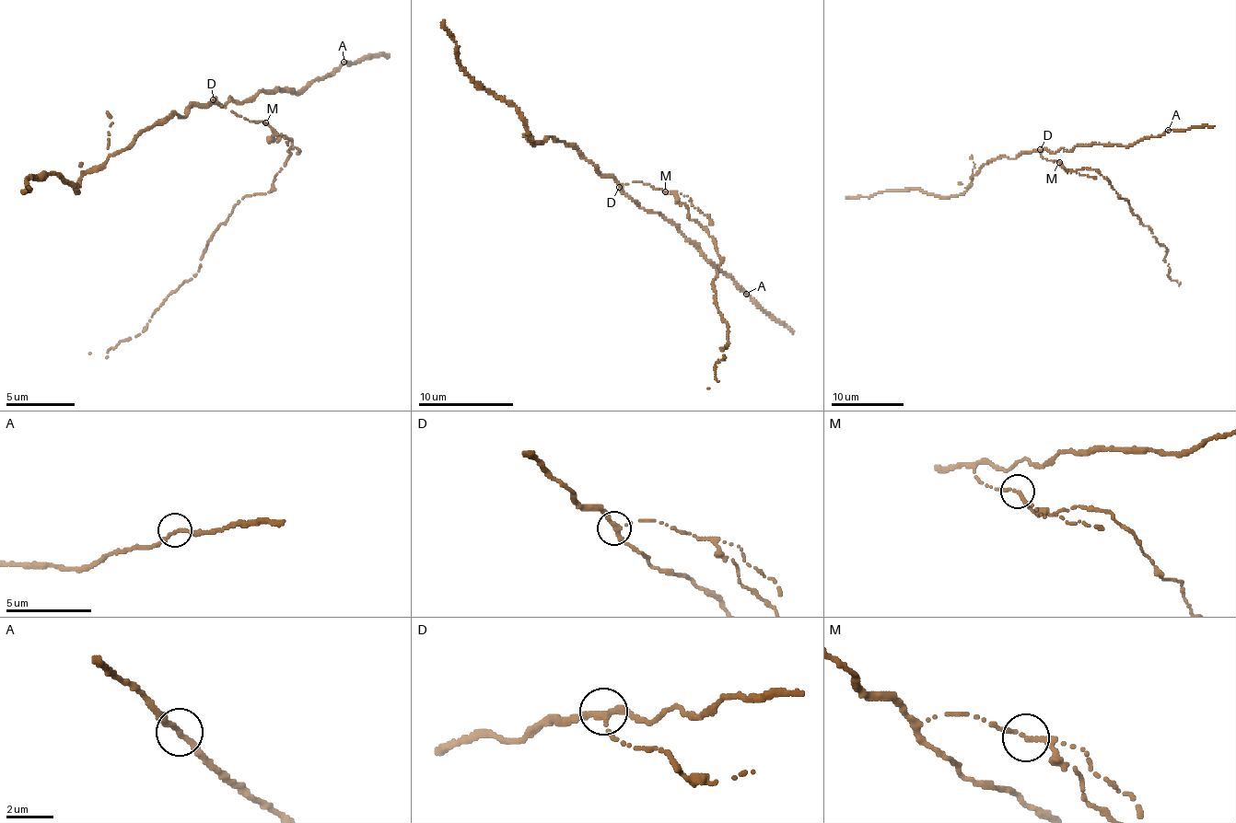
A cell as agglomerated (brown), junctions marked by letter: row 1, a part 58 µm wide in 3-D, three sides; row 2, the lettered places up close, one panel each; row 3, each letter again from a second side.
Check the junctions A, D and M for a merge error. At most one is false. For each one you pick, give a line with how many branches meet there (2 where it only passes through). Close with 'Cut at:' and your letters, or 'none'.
Cut at: none

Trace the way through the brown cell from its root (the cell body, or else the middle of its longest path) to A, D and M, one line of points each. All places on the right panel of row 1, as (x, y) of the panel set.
A: (1047, 160), (1040, 153), (1044, 149), (1055, 153), (1094, 144), (1130, 145), (1168, 130)
D: (1047, 160), (1043, 158), (1040, 149)
M: (1047, 160), (1058, 162)

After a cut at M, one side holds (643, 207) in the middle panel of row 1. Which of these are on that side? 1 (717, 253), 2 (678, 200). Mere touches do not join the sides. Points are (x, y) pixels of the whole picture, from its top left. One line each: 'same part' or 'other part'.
1: other part
2: other part

